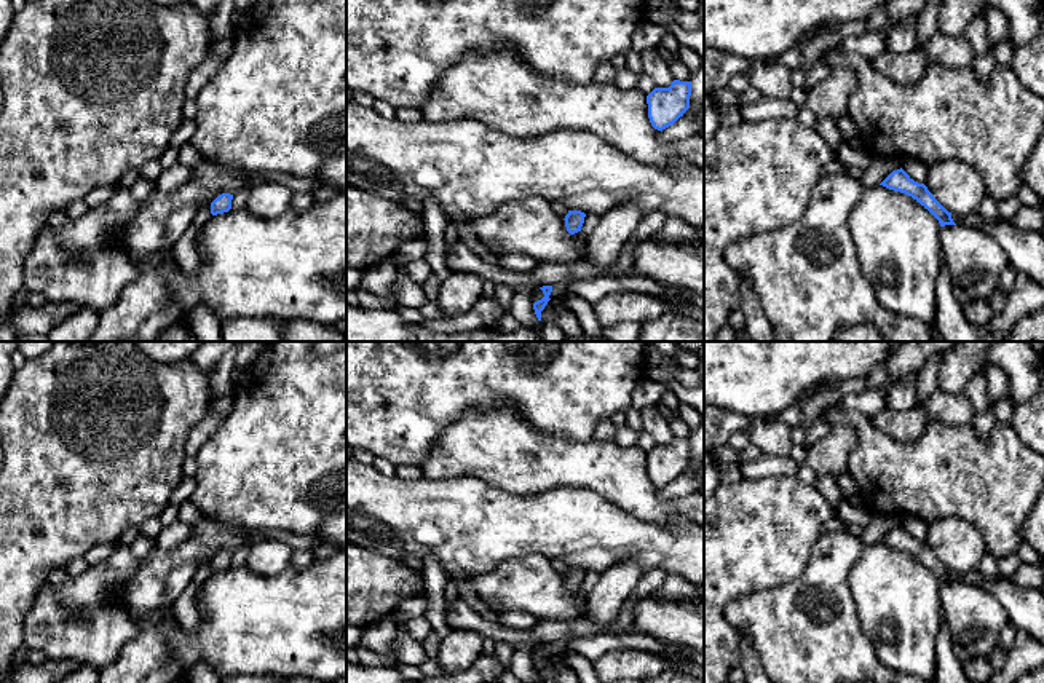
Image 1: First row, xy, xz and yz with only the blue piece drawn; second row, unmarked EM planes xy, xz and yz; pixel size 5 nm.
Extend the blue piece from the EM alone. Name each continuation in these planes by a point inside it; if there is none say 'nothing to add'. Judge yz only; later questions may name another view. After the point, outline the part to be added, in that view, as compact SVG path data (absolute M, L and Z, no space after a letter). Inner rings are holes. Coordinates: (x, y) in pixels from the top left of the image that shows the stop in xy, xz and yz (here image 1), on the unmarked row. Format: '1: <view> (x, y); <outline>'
nothing to add

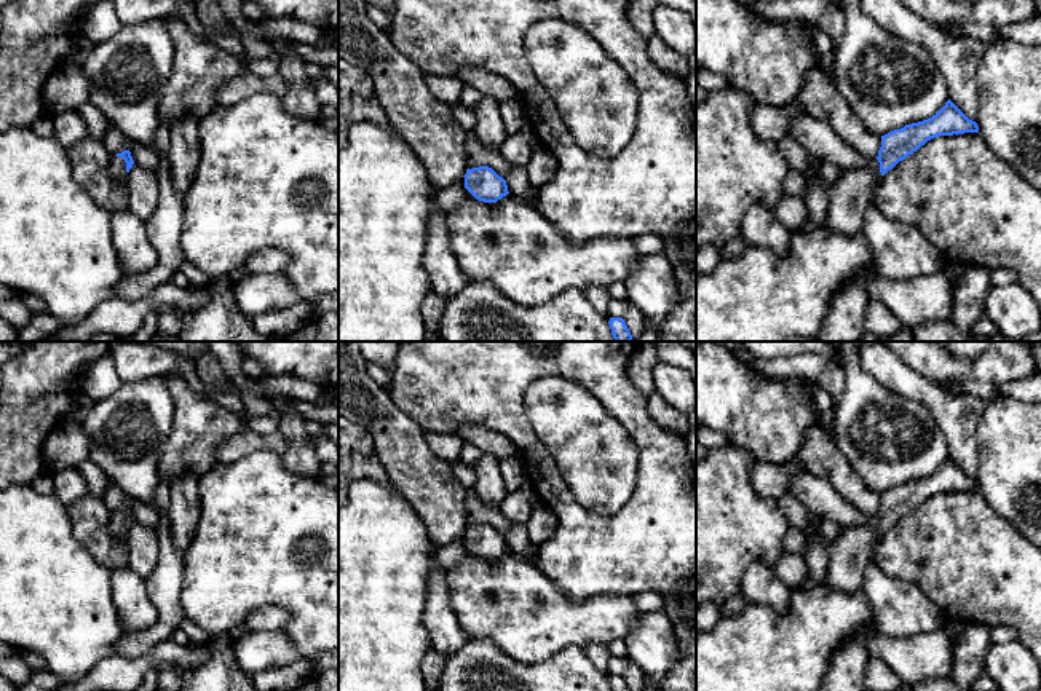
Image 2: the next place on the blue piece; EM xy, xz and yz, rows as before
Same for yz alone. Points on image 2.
1: yz (848, 556); M872 515L865 525L843 528L829 547L829 567L824 579L827 587L840 592L859 590L865 567L881 536L877 515Z

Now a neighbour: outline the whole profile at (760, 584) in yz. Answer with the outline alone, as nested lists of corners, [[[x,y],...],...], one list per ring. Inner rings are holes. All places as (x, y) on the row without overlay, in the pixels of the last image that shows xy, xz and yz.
[[[752,562],[749,565],[741,579],[741,595],[746,603],[768,605],[778,613],[784,613],[790,606],[790,587],[765,562]]]

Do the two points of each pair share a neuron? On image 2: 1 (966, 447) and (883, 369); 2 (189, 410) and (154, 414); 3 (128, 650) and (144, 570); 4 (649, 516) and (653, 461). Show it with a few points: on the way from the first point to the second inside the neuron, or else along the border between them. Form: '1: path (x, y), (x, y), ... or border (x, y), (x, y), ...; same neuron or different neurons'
1: path (957, 423), (925, 391), (907, 383); same neuron
2: border (163, 377), (173, 404), (173, 426), (166, 449); different neurons
3: border (158, 543), (157, 565), (146, 580); different neurons
4: path (653, 503), (653, 474); same neuron

